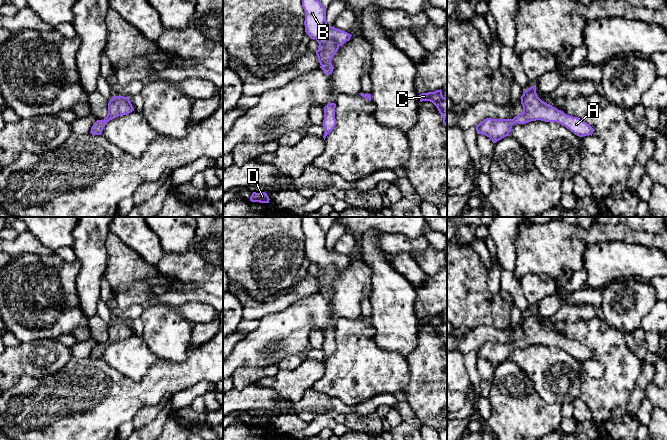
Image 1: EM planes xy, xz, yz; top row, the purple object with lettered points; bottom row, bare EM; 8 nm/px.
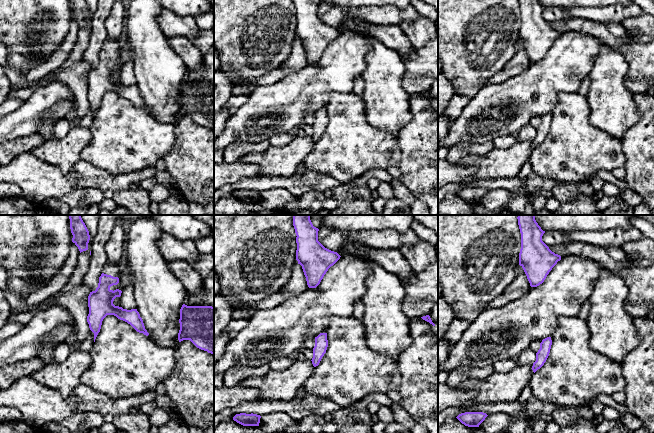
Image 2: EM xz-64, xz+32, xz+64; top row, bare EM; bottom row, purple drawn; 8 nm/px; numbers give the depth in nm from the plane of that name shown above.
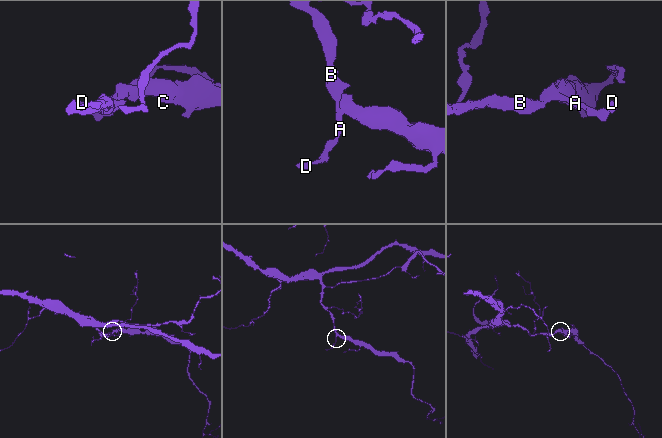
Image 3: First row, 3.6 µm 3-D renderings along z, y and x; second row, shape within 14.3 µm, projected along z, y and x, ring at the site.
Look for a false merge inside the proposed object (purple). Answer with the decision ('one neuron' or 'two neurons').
one neuron

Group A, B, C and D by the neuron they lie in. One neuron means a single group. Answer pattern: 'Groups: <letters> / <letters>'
Groups: A B C D

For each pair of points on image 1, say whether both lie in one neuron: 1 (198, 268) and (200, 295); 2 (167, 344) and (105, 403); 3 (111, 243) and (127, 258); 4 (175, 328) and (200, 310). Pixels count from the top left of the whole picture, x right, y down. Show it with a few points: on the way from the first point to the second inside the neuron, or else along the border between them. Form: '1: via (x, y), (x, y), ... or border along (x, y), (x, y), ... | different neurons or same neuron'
1: border along (177, 289), (179, 291), (205, 289), (212, 295) | different neurons
2: border along (159, 358), (182, 361) | different neurons
3: via (115, 247), (123, 255) | same neuron
4: border along (176, 308), (193, 323) | different neurons

